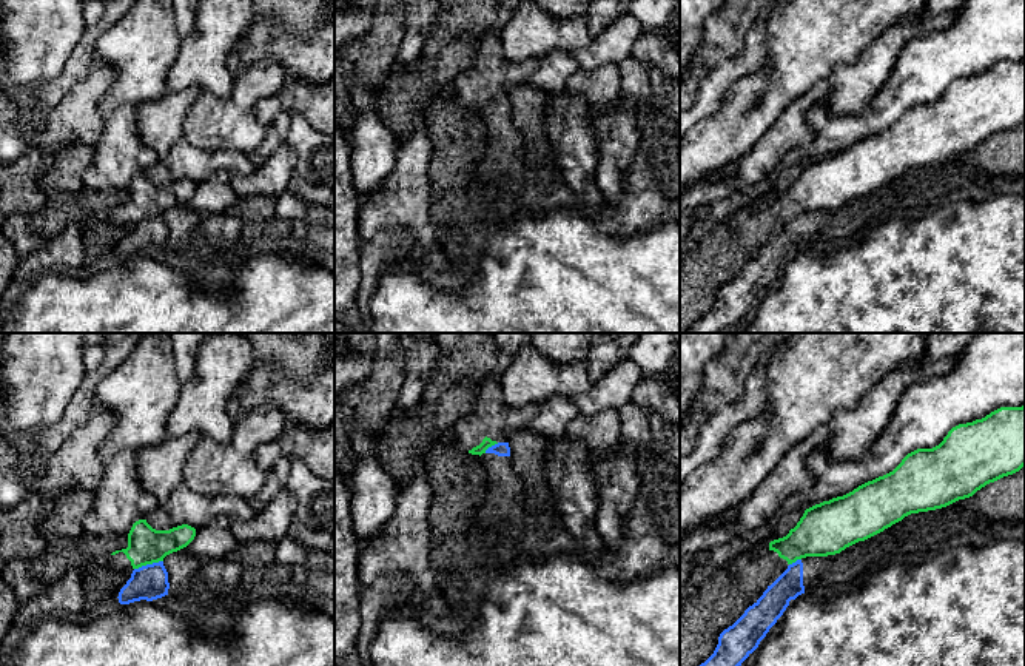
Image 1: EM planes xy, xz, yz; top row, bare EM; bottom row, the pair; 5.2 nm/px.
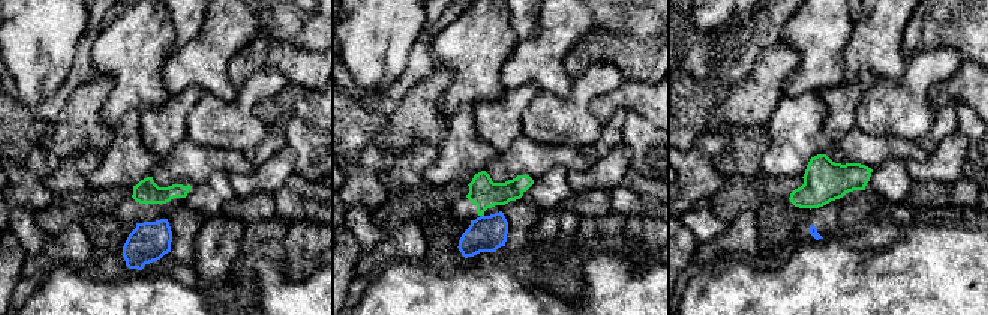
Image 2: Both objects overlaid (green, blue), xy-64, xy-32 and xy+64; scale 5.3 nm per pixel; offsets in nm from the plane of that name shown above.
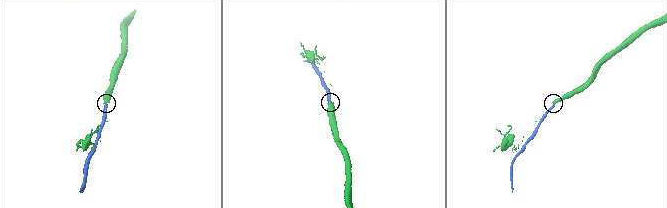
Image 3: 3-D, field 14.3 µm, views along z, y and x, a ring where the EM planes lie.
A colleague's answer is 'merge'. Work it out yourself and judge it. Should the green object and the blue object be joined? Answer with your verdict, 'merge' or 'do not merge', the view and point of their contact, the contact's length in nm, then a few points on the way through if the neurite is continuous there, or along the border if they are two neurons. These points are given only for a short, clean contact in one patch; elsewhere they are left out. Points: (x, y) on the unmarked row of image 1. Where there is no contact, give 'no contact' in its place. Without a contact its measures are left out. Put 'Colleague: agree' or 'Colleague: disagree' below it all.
do not merge | xy (148, 218) | 160 nm | along xy (162, 215), (134, 224)
Colleague: disagree

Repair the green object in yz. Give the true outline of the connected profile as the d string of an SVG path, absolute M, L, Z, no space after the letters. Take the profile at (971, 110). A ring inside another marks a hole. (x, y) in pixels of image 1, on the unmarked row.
M1025 60L1000 62L982 74L953 82L933 103L908 108L889 128L868 136L852 146L805 165L794 183L769 197L760 208L741 208L720 222L680 262L680 333L704 318L715 305L720 288L788 224L806 211L828 211L865 196L905 171L946 162L1025 120Z

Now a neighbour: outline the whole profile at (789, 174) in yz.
M808 159L806 162L800 162L800 163L795 163L792 166L785 168L780 173L780 177L775 182L775 185L772 188L769 188L768 191L765 191L760 197L754 199L744 208L755 210L755 208L760 208L760 207L769 204L769 197L786 191L789 188L789 185L797 180L797 177L803 171L805 165L812 162L812 160L815 160L815 159Z

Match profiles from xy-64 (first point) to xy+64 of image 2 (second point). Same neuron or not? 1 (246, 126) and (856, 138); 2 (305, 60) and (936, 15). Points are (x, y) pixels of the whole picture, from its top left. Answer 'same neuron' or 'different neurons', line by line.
1: different neurons
2: same neuron

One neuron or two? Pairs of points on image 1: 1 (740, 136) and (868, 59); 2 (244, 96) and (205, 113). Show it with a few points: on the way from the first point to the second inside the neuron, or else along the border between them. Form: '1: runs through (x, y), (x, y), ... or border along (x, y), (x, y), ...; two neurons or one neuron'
1: border along (813, 87), (800, 94), (762, 137); two neurons
2: runs through (235, 105), (227, 113), (215, 113); one neuron

